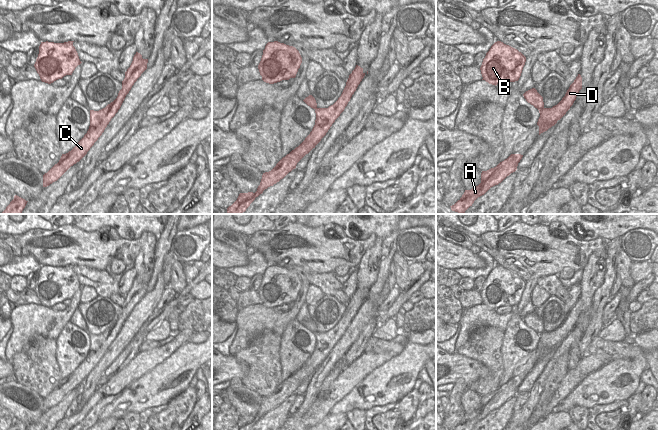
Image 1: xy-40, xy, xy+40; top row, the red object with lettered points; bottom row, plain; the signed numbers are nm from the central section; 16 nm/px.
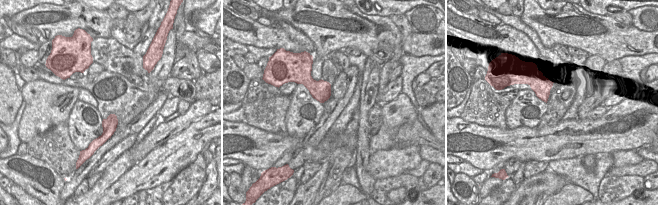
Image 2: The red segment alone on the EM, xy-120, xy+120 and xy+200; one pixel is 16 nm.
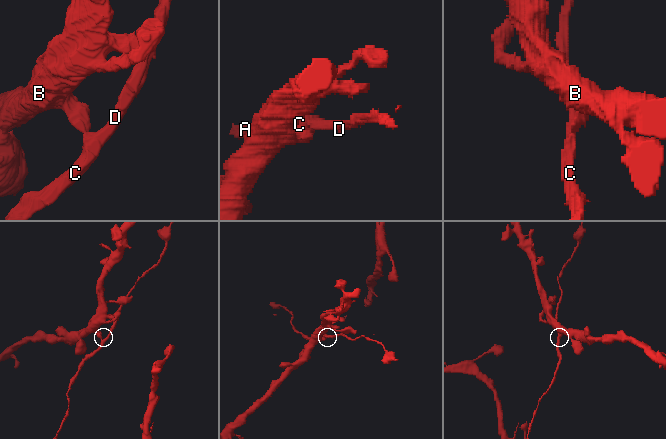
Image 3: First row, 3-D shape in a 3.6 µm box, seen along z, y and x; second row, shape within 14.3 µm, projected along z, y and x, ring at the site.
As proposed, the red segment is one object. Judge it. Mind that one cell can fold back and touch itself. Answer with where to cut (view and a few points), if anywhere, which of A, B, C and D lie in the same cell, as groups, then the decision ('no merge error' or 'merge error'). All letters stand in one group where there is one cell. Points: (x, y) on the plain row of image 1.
xy+40 (543, 331), (539, 334) | A C D / B | merge error

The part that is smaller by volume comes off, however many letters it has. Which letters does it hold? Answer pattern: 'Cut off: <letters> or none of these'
Cut off: A, C, D

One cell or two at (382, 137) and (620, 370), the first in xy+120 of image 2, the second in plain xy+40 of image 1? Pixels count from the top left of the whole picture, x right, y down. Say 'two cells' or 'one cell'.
two cells

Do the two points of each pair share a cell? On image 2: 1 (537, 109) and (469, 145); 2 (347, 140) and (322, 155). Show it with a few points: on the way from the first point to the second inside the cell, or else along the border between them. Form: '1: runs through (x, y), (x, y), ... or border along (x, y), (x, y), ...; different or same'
1: border along (532, 127), (518, 126), (508, 128); different
2: runs through (341, 140), (335, 141), (327, 149); same

